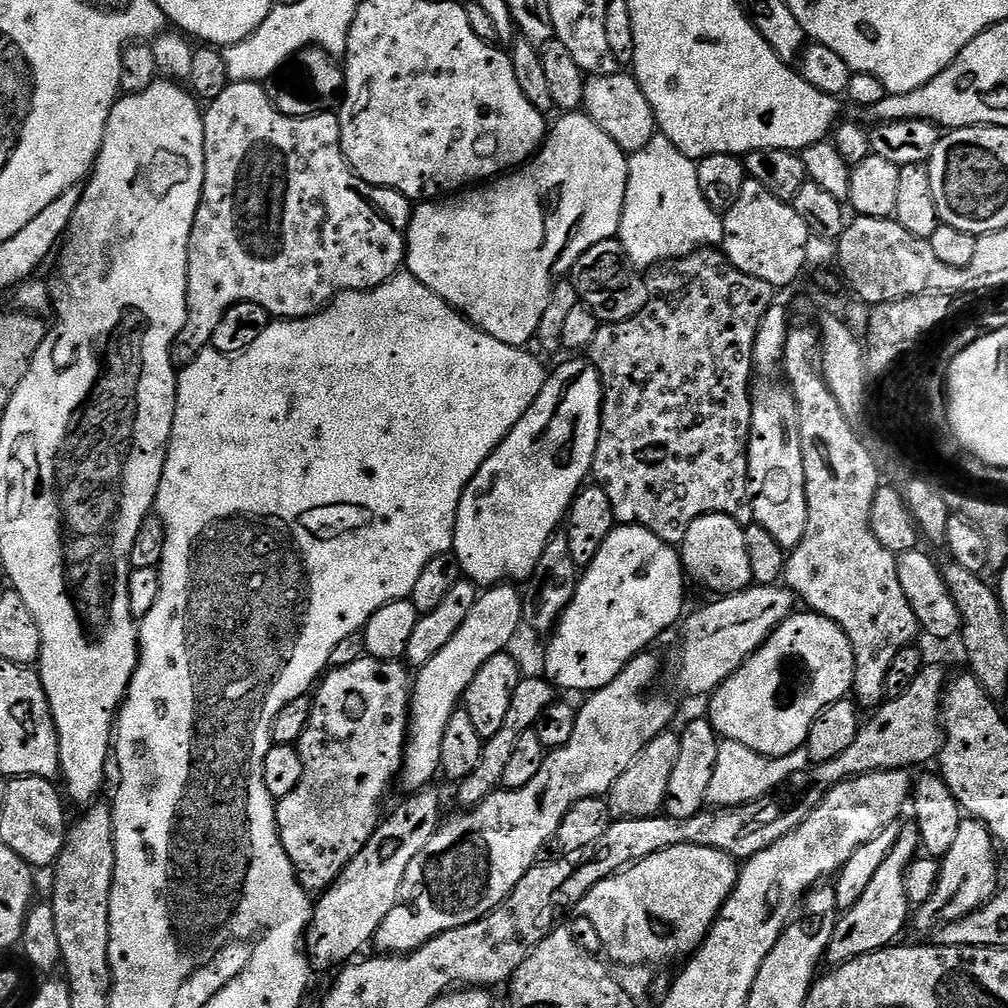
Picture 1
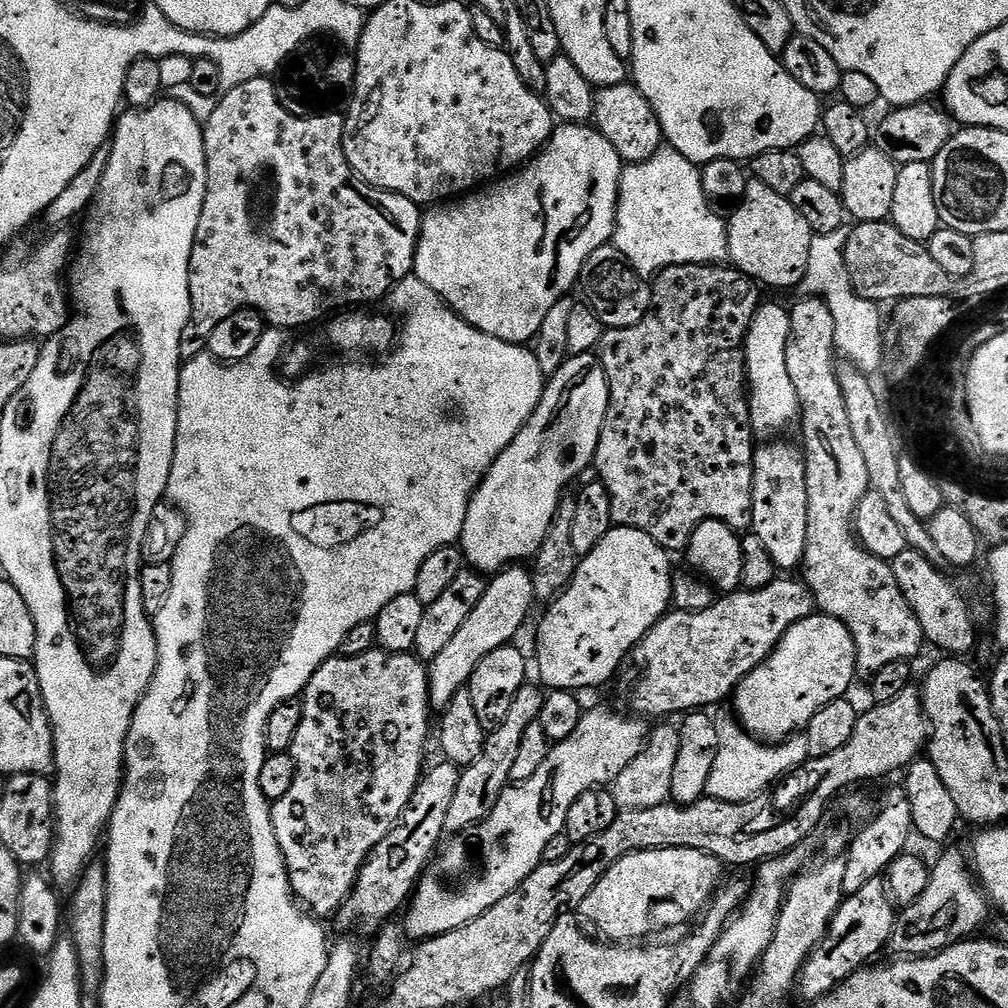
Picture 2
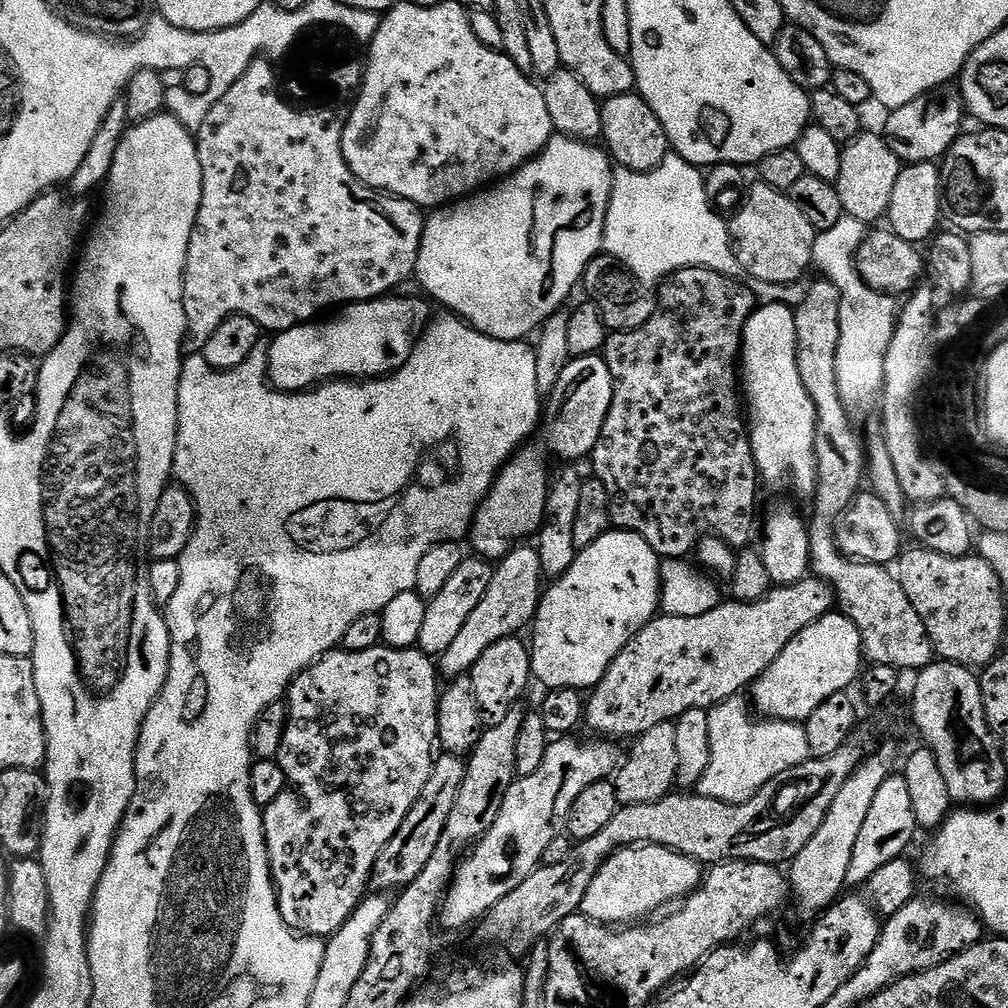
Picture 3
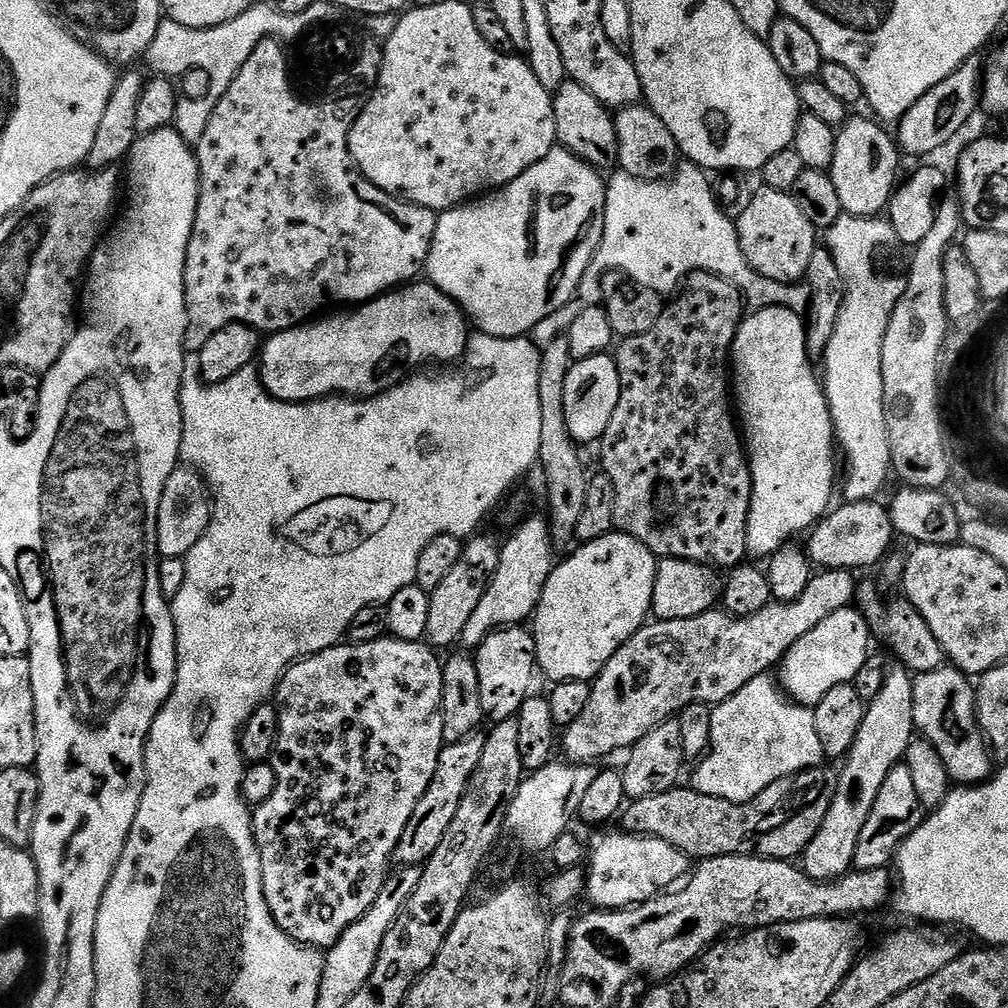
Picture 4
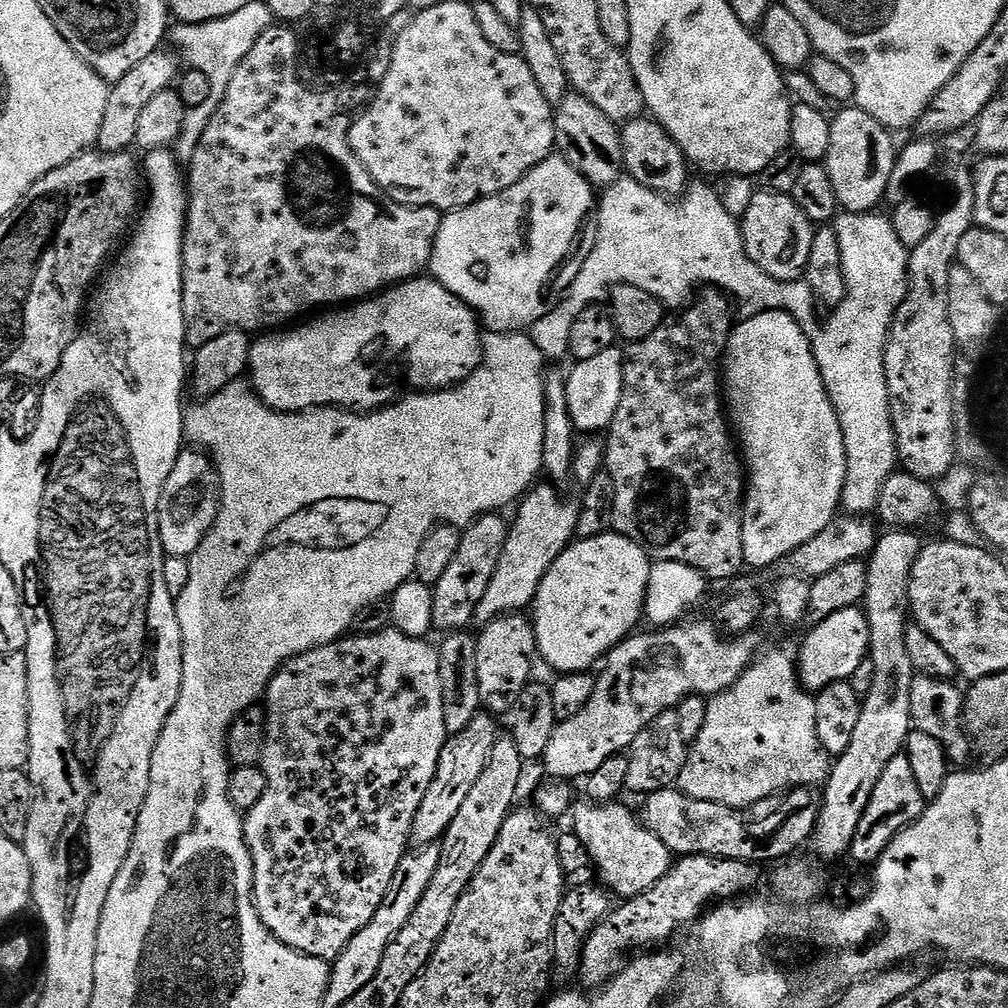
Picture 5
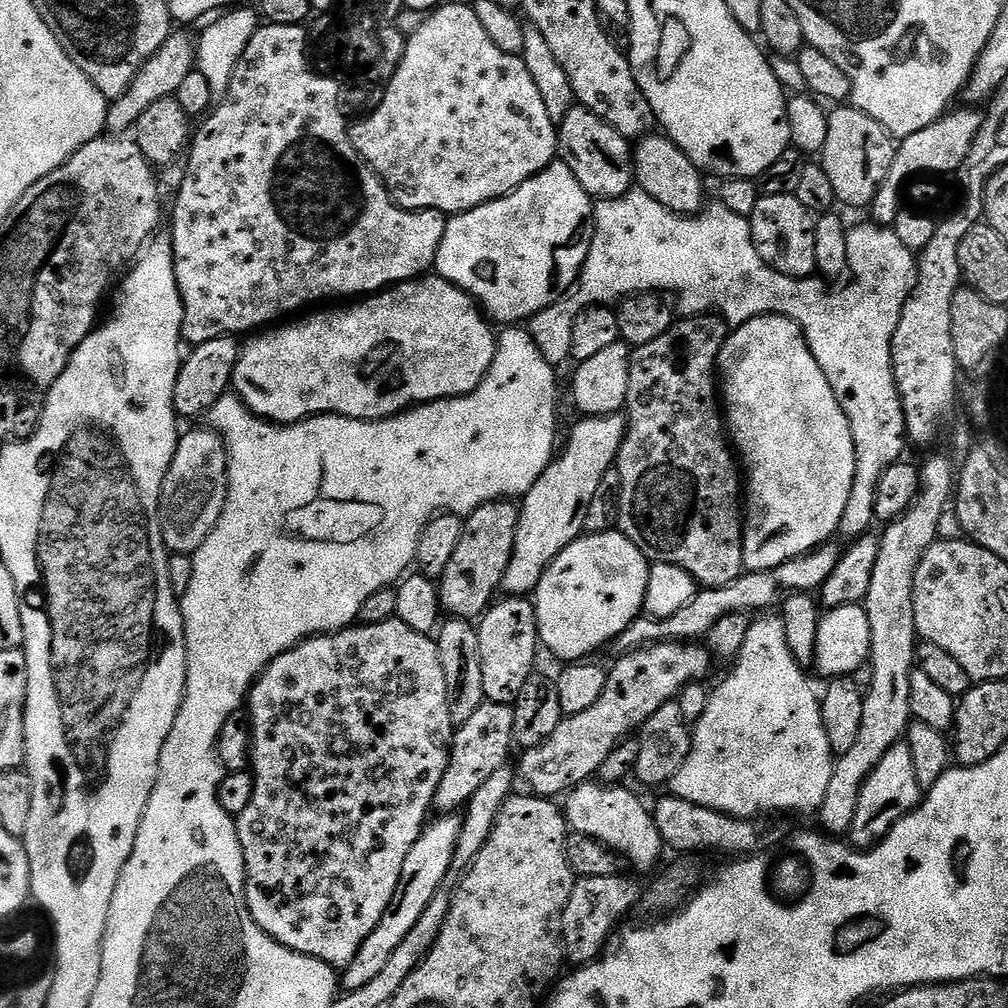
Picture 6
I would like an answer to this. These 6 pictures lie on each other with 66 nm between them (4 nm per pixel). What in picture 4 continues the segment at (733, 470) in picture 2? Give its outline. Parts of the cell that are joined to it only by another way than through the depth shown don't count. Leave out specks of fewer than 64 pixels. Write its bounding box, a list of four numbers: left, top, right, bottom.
[598,272,752,570]

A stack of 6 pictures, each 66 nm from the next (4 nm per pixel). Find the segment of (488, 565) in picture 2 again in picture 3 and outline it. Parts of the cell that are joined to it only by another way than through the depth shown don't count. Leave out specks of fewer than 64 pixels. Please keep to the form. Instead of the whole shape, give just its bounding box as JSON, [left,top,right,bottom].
[470,355,612,562]

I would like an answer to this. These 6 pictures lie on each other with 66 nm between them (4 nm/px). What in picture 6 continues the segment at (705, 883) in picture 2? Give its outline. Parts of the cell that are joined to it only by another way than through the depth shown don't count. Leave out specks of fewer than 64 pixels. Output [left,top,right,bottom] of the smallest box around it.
[562,782,666,872]

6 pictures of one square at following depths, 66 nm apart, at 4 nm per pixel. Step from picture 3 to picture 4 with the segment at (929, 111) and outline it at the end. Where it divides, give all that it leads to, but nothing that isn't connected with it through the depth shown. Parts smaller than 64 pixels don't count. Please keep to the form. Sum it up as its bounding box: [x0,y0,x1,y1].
[894,59,982,156]

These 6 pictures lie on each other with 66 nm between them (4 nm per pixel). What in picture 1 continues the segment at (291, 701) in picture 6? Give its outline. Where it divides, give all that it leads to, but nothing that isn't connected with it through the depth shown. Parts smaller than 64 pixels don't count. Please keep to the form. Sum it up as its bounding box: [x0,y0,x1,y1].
[276,658,413,894]

